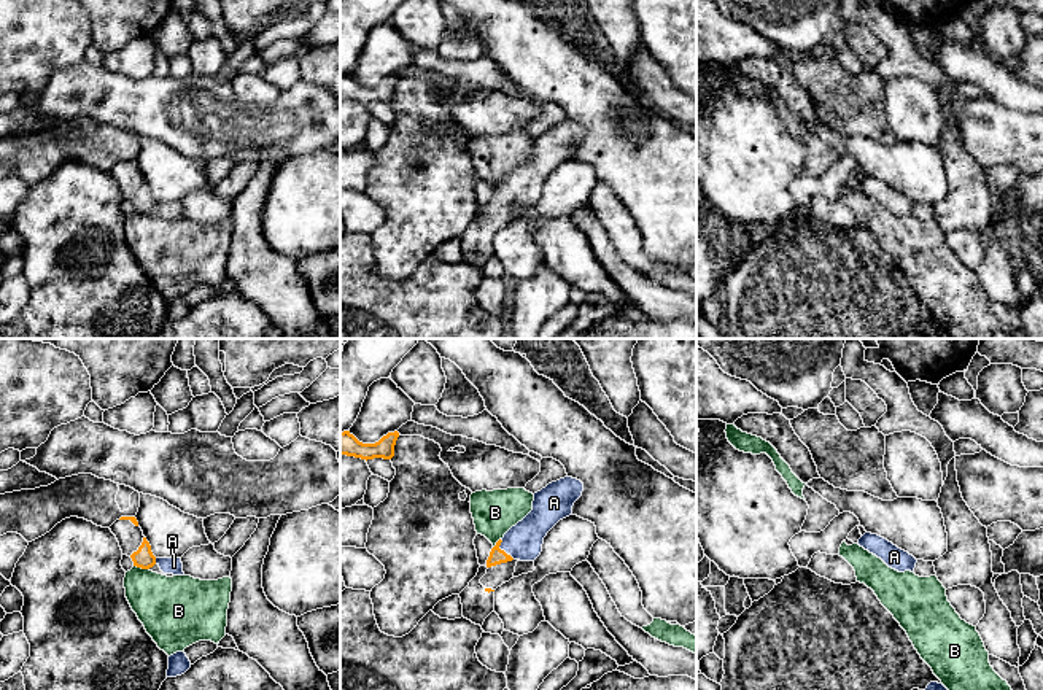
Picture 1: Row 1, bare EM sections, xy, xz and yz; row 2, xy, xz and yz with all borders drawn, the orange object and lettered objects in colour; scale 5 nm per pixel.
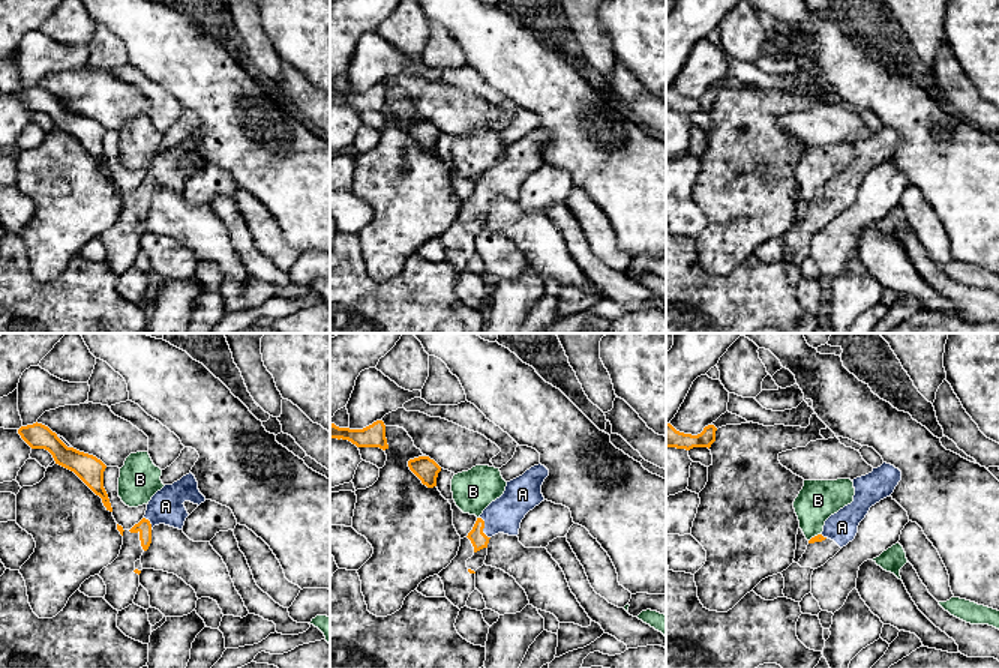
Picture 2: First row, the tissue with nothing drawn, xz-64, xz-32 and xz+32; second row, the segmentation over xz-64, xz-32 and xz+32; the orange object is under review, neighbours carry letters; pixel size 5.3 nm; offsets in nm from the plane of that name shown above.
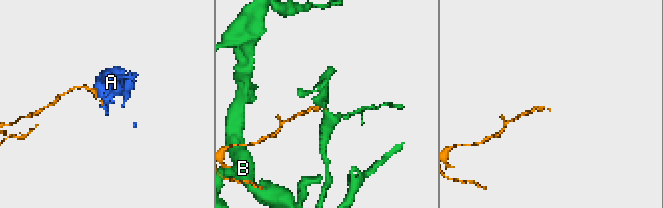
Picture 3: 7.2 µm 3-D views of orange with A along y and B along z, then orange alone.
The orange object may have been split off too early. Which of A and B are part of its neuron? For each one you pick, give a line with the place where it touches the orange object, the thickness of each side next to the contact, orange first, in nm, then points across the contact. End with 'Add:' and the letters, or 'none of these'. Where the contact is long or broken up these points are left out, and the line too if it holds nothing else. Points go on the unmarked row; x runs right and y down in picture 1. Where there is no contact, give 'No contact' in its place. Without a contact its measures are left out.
A: Touches orange at xz (503, 194). Thickness 80 nm (orange) against 190 nm. Path across: xz (496, 199), (503, 194), (523, 185)
Add: A

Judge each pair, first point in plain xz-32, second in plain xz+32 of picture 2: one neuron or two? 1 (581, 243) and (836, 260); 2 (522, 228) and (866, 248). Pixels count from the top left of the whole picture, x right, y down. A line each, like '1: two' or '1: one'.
1: two
2: one

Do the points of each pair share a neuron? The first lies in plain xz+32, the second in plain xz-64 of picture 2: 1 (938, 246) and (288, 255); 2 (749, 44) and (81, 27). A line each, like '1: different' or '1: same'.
1: same
2: same

